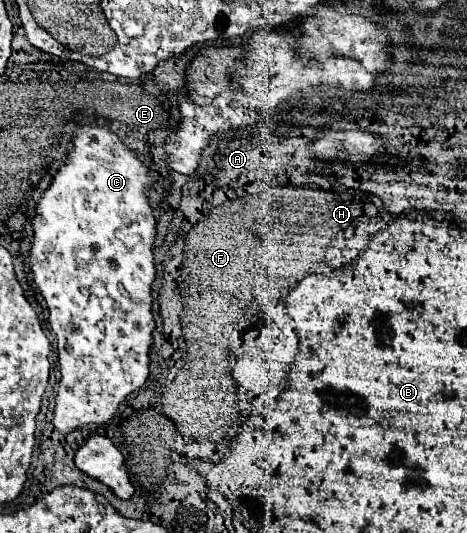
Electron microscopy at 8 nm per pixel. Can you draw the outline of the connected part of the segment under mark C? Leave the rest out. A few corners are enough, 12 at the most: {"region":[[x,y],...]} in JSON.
{"region":[[82,126],[38,202],[54,426],[104,424],[152,344],[150,170]]}

